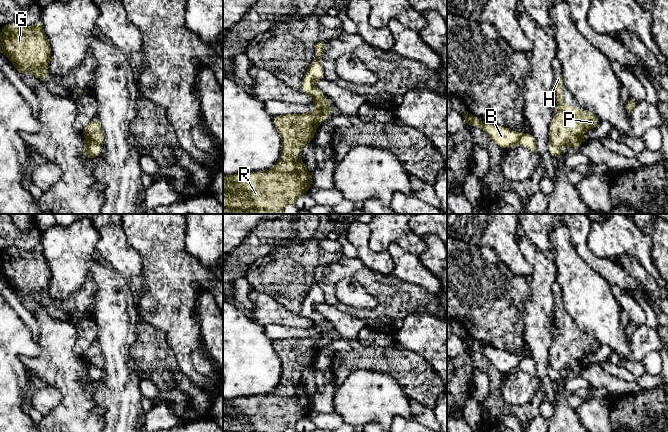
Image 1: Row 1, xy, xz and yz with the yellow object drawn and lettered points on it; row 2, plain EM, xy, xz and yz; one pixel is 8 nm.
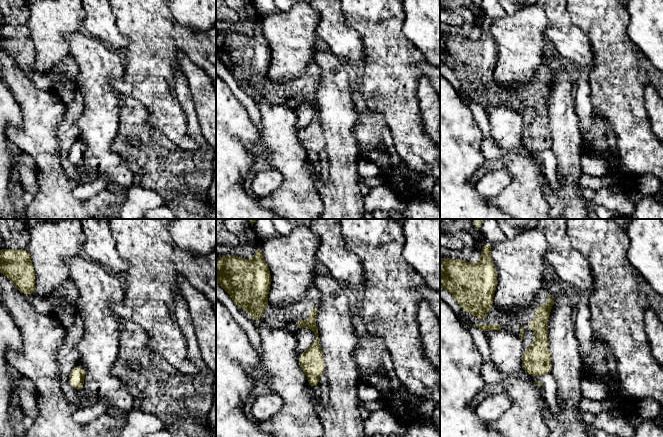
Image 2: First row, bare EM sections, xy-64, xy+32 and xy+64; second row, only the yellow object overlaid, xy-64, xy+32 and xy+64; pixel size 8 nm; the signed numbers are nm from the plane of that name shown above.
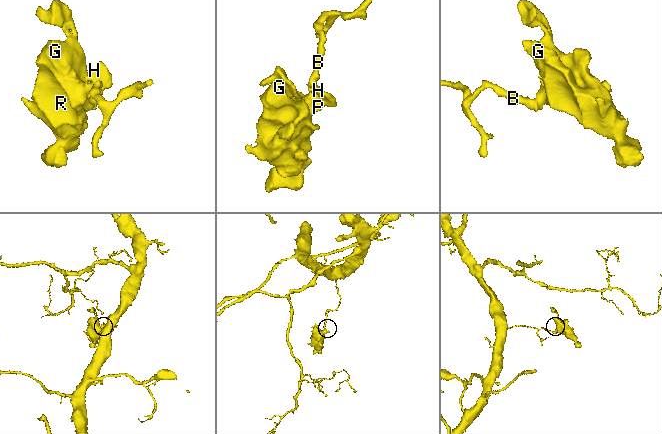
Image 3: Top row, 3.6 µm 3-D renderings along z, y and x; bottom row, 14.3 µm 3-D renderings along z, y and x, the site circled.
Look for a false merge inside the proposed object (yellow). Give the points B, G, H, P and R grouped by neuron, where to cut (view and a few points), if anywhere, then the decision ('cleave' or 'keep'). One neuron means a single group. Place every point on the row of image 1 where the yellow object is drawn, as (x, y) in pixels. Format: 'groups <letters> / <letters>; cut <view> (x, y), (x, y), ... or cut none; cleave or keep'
groups B / G H P R; cut xy (86, 139), (101, 146); cleave

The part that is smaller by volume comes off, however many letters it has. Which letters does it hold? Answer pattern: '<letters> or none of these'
G, H, P, R

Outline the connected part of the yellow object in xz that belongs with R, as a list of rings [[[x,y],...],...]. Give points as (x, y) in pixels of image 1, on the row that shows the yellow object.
[[[328,96],[313,98],[311,104],[320,108],[310,113],[286,114],[273,117],[282,140],[282,149],[276,164],[264,172],[245,172],[223,176],[223,214],[283,214],[283,209],[312,186],[312,175],[302,163],[301,153],[307,142],[312,142],[318,125],[334,110],[328,105]]]

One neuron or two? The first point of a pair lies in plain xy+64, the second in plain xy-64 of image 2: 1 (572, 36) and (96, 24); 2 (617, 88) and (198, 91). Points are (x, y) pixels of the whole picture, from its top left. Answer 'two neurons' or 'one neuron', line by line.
1: one neuron
2: two neurons

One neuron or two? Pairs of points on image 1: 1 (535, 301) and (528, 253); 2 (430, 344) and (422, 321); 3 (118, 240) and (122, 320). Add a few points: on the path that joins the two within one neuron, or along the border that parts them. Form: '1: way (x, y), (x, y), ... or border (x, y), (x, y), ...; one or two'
1: way (539, 289), (539, 265); one
2: way (428, 338), (422, 332), (422, 327); one
3: border (101, 259), (128, 279); two

